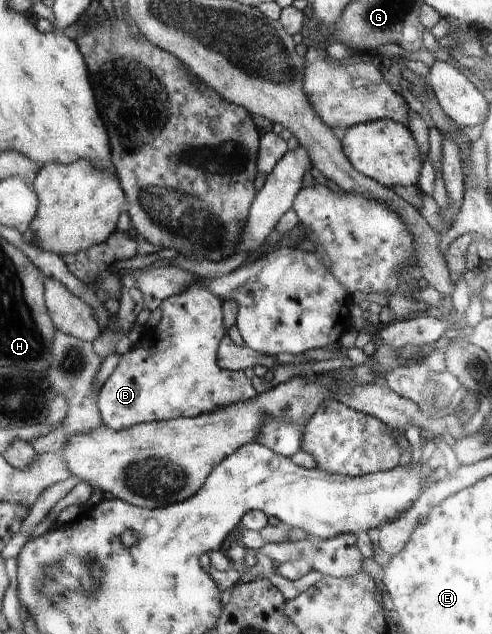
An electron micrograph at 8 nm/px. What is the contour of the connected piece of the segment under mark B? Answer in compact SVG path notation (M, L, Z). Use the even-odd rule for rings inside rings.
M195 285L195 287L191 287L191 289L187 289L187 291L183 293L167 297L167 299L161 301L159 307L161 307L162 310L162 318L157 328L152 332L151 343L145 345L145 347L141 347L139 343L131 347L128 353L123 353L123 355L120 356L117 367L99 390L100 416L103 417L105 425L114 431L120 431L121 429L129 429L129 427L133 427L133 425L137 425L137 423L159 422L174 418L193 418L199 415L212 414L215 409L237 406L240 403L251 403L251 383L249 383L249 379L247 379L248 376L245 375L243 371L229 371L224 368L219 369L217 363L215 363L215 359L218 359L215 347L220 347L219 341L222 341L221 337L227 333L225 327L223 327L221 299L213 295L205 285Z

